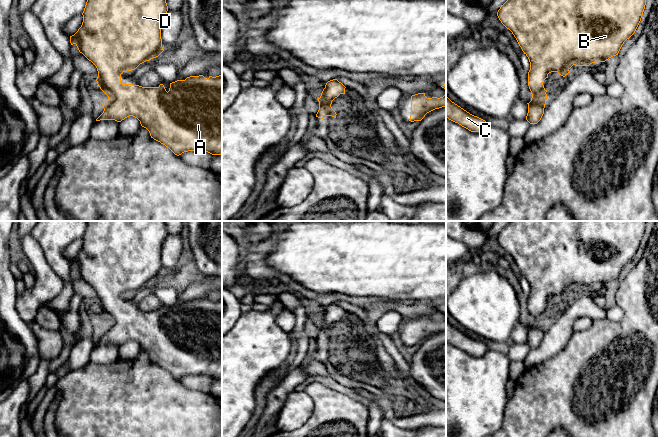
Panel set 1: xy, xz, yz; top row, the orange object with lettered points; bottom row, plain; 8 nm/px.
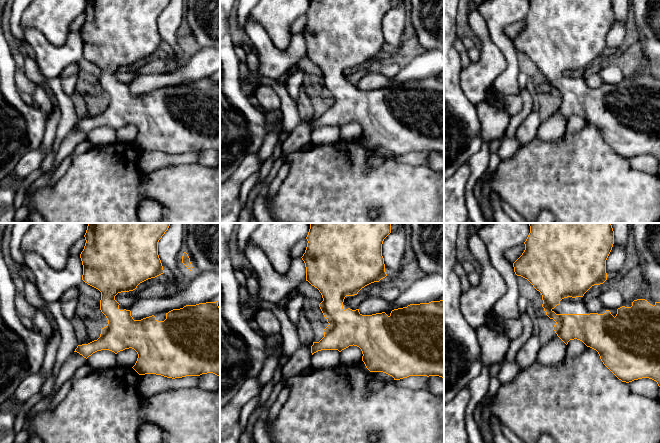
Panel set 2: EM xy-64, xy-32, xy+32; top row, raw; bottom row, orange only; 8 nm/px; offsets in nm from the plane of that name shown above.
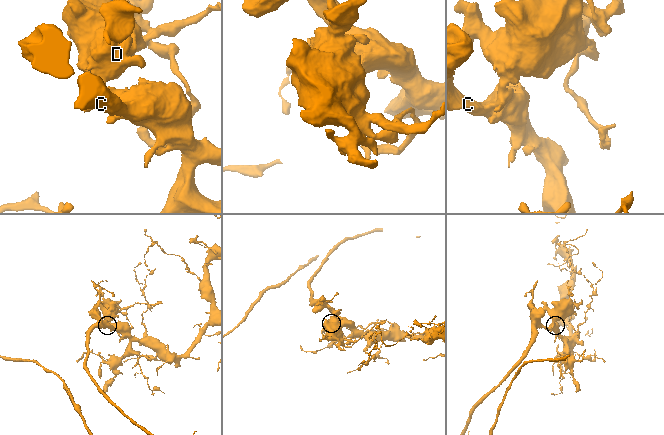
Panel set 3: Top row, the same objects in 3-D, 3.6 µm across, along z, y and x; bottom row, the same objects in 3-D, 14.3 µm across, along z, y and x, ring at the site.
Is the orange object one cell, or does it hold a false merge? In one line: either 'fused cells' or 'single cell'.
single cell

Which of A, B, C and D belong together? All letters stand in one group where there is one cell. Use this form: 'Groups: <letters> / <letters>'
Groups: A B C D

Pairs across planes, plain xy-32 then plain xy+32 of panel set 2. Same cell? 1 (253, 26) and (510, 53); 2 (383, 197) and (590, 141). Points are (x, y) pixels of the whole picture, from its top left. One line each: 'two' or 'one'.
1: two
2: one

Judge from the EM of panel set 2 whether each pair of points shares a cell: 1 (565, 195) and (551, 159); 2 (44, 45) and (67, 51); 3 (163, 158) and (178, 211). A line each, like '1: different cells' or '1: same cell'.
1: same cell
2: same cell
3: different cells

